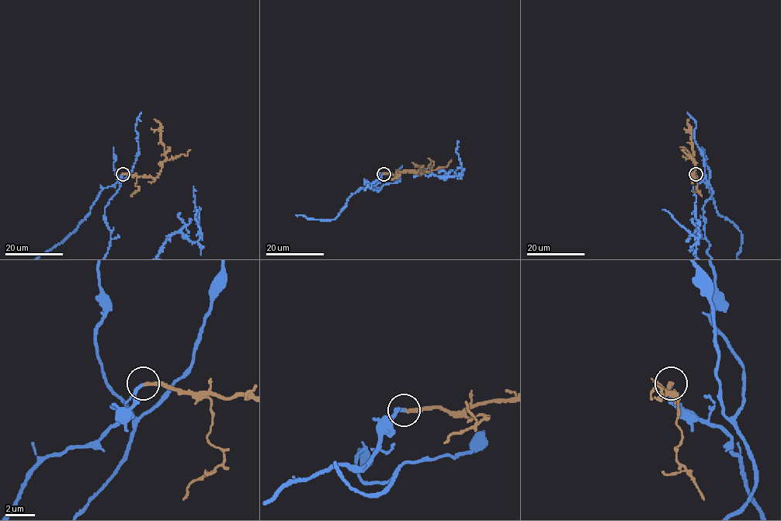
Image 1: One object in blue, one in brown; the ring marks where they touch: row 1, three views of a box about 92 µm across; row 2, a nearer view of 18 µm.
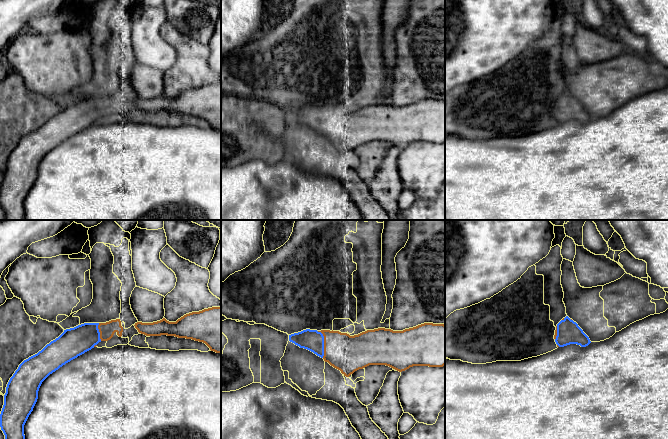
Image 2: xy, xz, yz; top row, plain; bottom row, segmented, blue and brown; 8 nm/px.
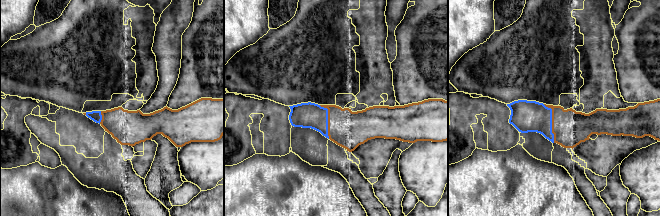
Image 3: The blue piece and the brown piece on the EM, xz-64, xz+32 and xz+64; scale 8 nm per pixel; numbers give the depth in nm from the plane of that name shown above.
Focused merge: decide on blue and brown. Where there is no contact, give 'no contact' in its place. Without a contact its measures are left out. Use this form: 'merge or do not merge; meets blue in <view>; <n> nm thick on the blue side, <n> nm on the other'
merge; meets blue in xz; 170 nm thick on the blue side, 300 nm on the other

